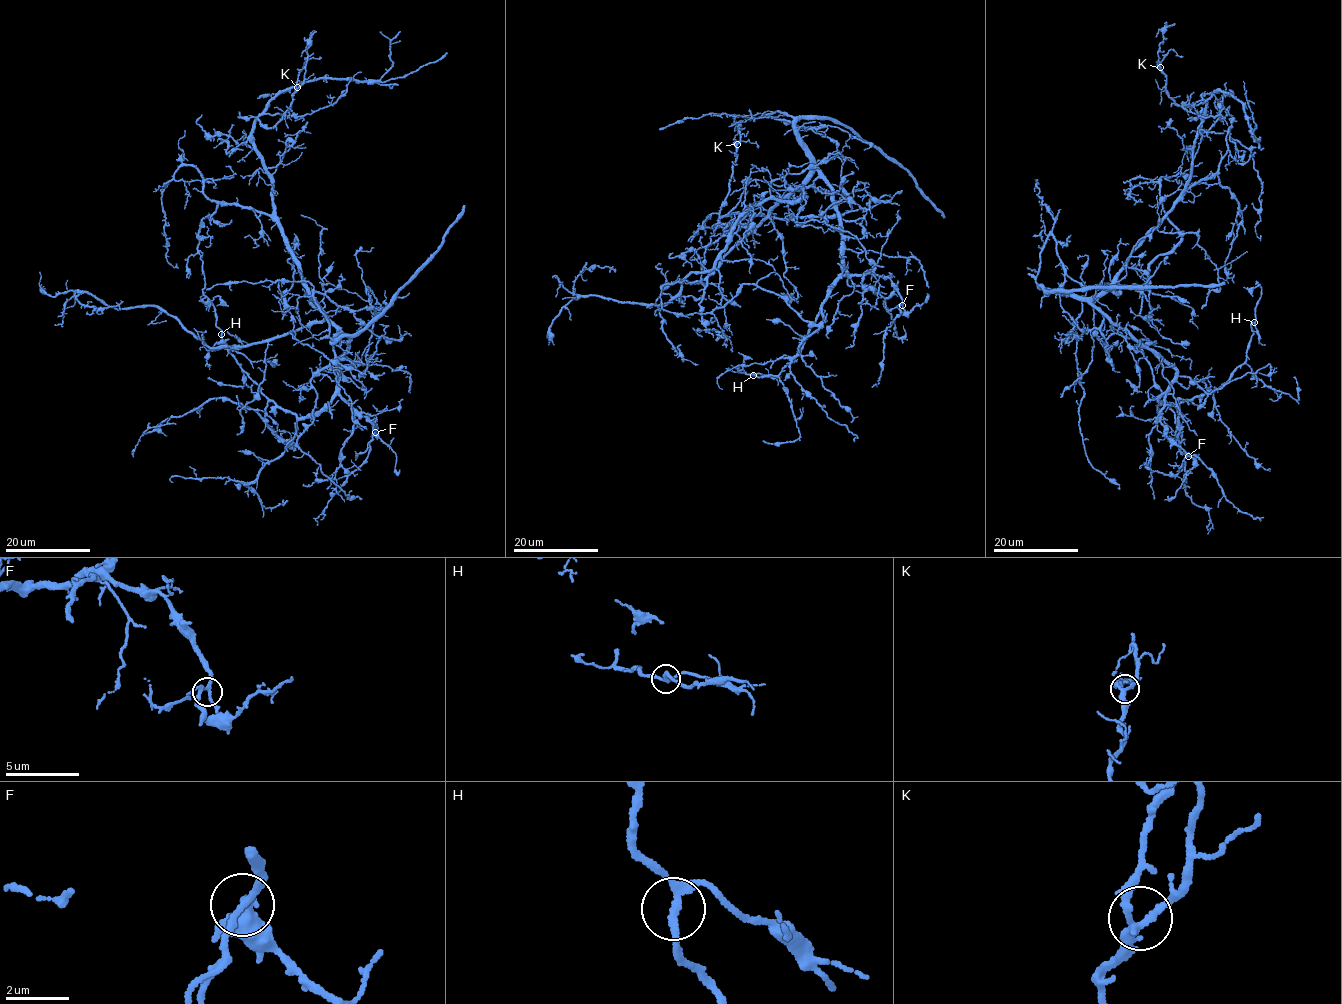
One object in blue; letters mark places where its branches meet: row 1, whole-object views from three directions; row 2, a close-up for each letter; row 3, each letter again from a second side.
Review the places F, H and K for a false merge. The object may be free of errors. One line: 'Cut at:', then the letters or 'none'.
Cut at: none

